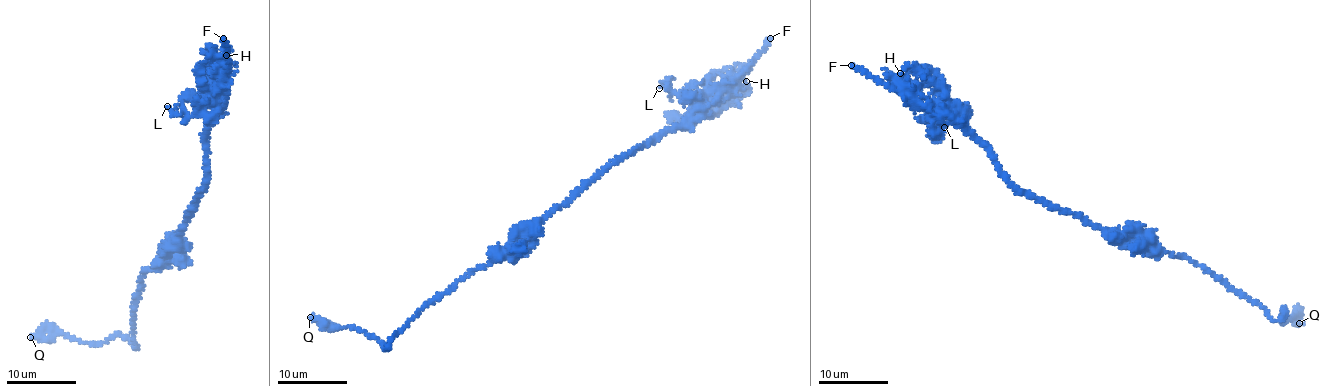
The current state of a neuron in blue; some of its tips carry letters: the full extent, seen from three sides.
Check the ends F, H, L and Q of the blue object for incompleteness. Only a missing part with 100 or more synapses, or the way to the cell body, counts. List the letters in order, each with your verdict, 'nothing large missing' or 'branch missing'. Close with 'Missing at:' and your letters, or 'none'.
F: branch missing
H: nothing large missing
L: nothing large missing
Q: nothing large missing
Missing at: F

